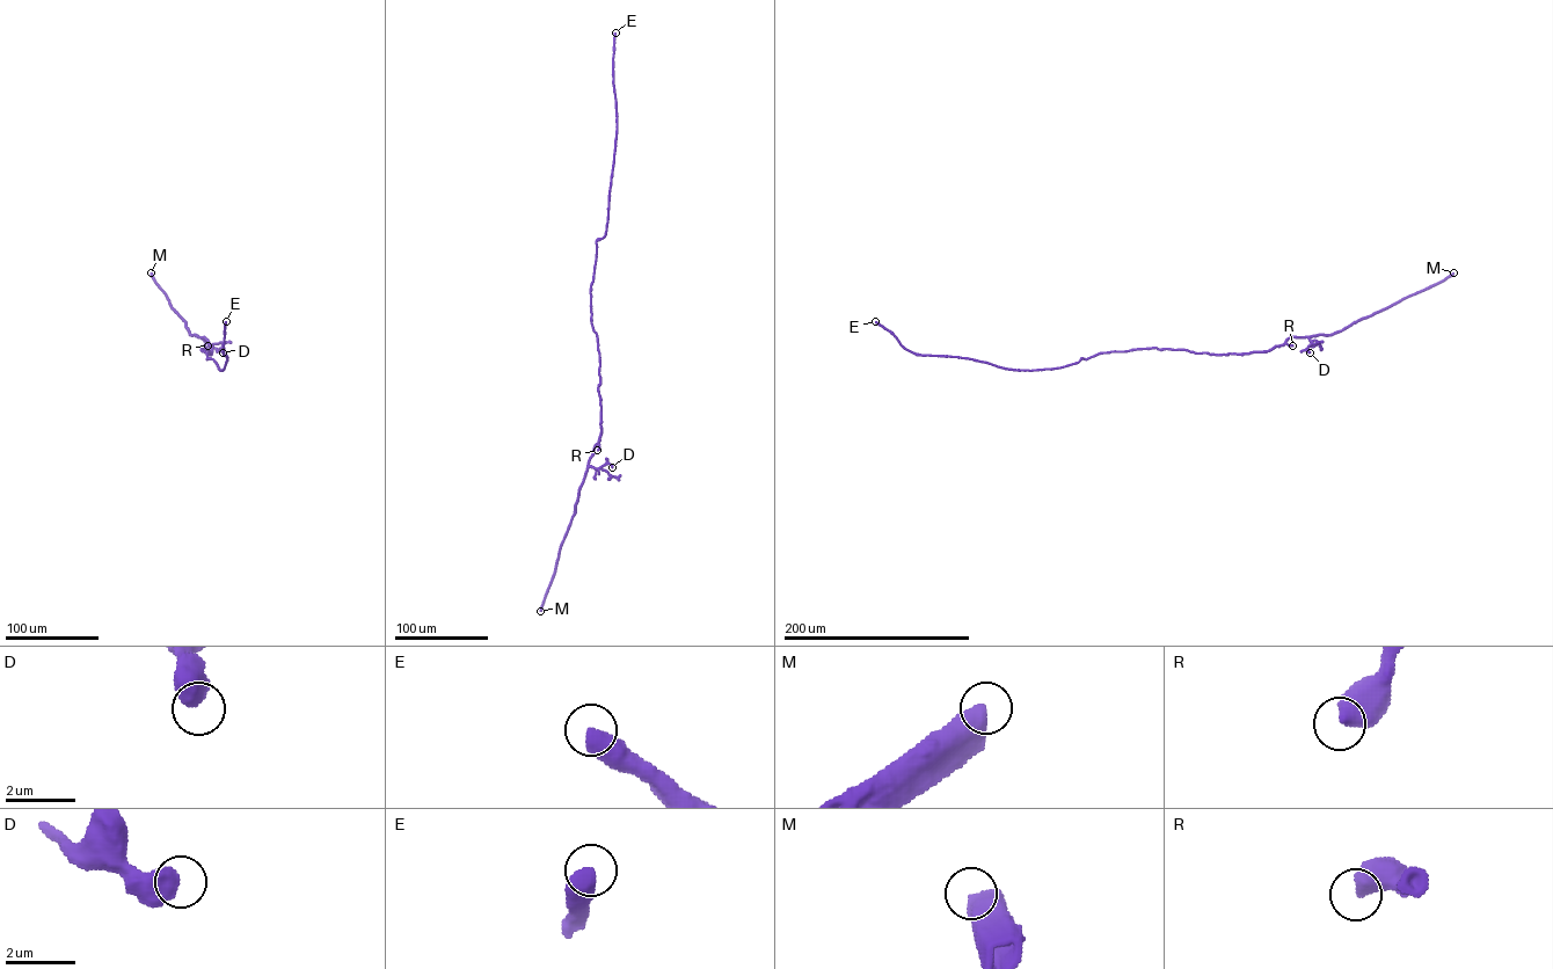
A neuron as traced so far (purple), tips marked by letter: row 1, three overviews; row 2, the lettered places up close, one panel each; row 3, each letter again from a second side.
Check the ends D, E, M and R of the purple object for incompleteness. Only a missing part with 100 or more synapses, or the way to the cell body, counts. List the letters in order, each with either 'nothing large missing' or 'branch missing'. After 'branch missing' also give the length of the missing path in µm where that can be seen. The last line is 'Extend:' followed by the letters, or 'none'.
D: nothing large missing
E: branch missing; missing 120 µm
M: nothing large missing
R: nothing large missing
Extend: E

